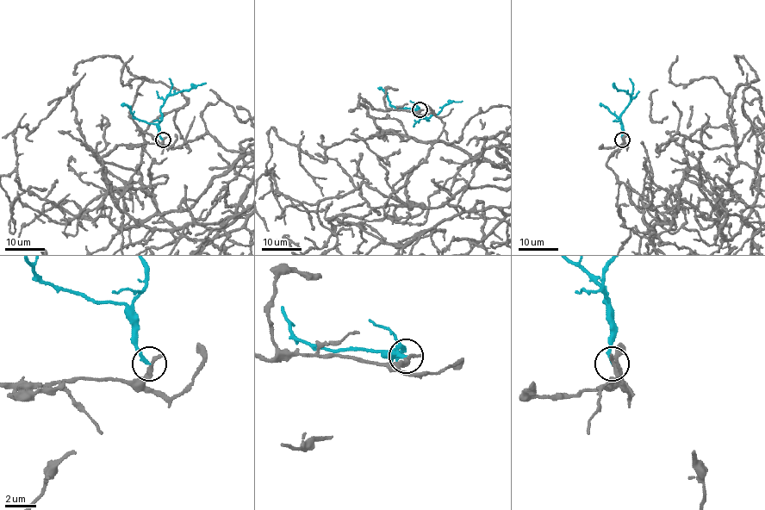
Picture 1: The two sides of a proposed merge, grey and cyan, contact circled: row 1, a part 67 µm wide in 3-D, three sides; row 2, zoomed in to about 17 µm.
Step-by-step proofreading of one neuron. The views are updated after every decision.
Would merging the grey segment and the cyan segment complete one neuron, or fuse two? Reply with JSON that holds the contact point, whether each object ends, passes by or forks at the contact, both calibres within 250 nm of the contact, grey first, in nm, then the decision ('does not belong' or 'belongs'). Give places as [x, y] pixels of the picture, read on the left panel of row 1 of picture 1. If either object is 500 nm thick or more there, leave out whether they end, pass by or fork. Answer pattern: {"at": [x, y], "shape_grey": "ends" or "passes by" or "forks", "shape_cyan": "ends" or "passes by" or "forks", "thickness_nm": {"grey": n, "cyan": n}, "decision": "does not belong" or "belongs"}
{"at": [163, 139], "shape_grey": "ends", "shape_cyan": "ends", "thickness_nm": {"grey": 400, "cyan": 240}, "decision": "does not belong"}

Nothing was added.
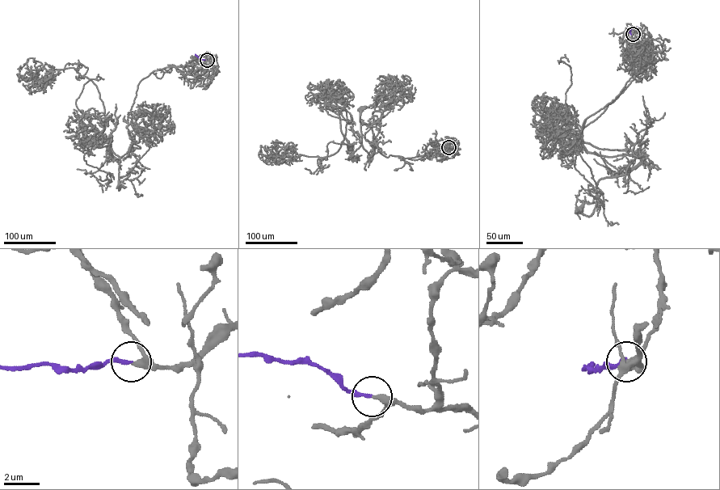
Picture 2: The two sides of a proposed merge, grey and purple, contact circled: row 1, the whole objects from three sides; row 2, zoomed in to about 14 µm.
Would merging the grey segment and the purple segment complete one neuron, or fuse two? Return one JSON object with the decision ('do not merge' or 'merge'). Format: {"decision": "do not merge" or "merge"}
{"decision": "merge"}

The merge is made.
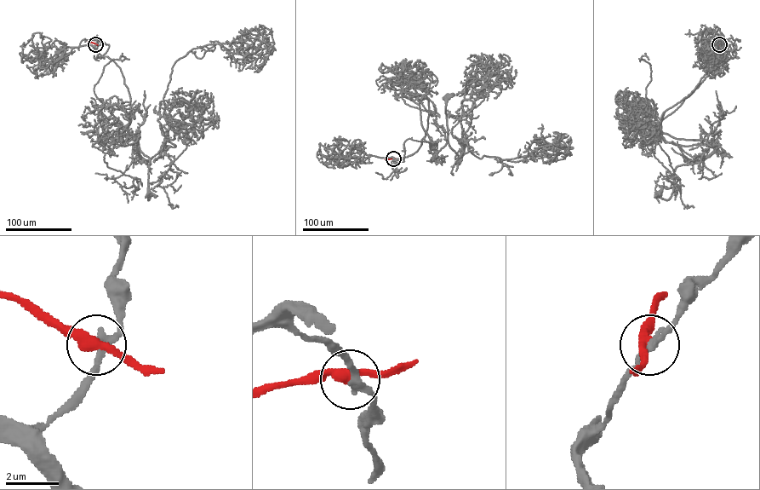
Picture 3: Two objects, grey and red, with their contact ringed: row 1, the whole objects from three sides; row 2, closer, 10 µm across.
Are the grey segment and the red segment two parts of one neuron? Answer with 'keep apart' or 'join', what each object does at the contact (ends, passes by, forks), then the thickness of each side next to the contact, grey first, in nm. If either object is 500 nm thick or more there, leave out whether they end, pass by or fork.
keep apart; grey passes by; red passes by; 240 nm thick on the grey side, 360 nm on the other

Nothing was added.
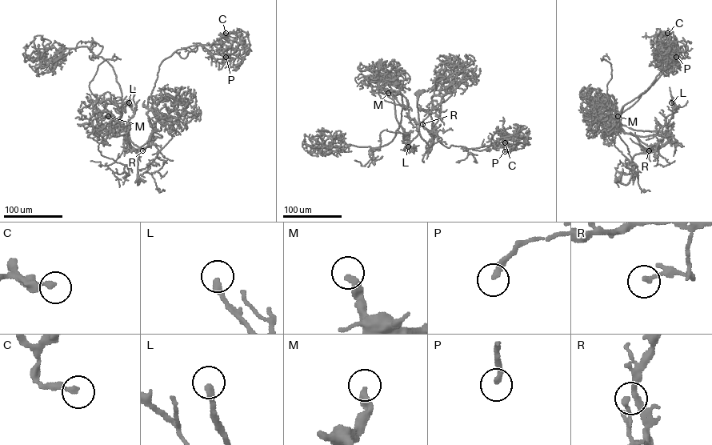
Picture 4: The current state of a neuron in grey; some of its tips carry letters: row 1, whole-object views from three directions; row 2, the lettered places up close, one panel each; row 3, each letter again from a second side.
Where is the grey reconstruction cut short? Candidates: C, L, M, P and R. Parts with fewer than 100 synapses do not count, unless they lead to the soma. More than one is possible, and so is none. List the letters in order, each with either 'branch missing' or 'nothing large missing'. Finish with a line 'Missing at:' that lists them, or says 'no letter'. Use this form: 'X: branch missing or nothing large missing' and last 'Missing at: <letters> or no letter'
C: nothing large missing
L: nothing large missing
M: branch missing
P: nothing large missing
R: nothing large missing
Missing at: M

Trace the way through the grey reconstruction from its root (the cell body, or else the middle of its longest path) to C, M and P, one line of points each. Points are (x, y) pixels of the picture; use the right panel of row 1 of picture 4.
C: (618, 178), (626, 185), (633, 157), (674, 135), (621, 122), (622, 106), (673, 57), (667, 33)
M: (618, 178), (626, 185), (632, 174), (633, 157), (654, 152), (671, 137), (626, 133), (618, 116)
P: (618, 178), (626, 185), (633, 157), (674, 135), (631, 129), (621, 114), (673, 57), (670, 44), (676, 57)

